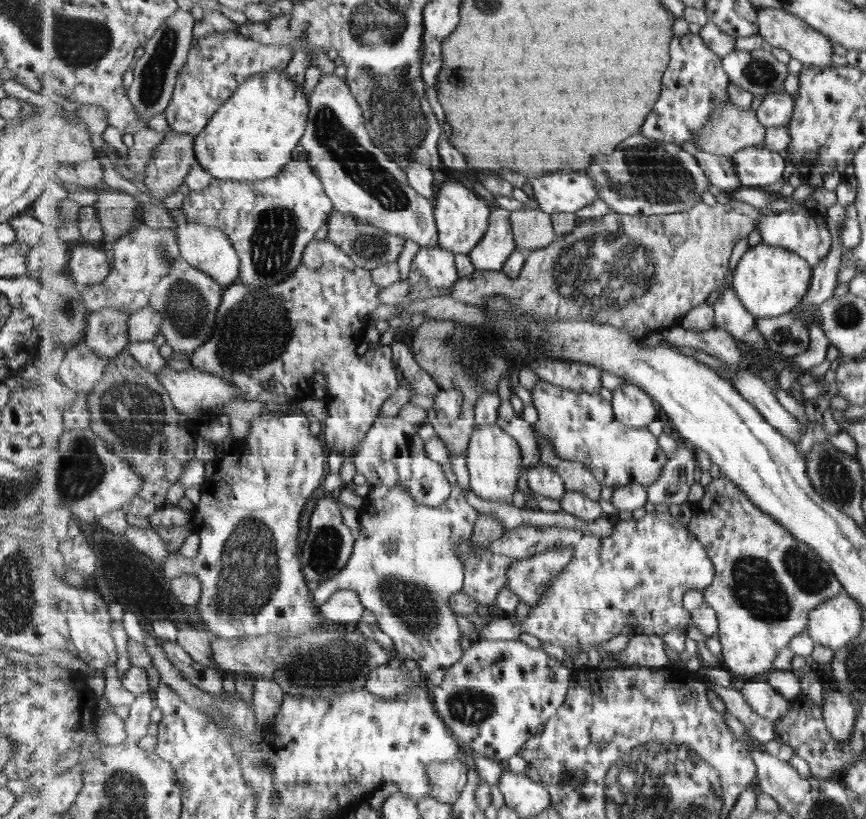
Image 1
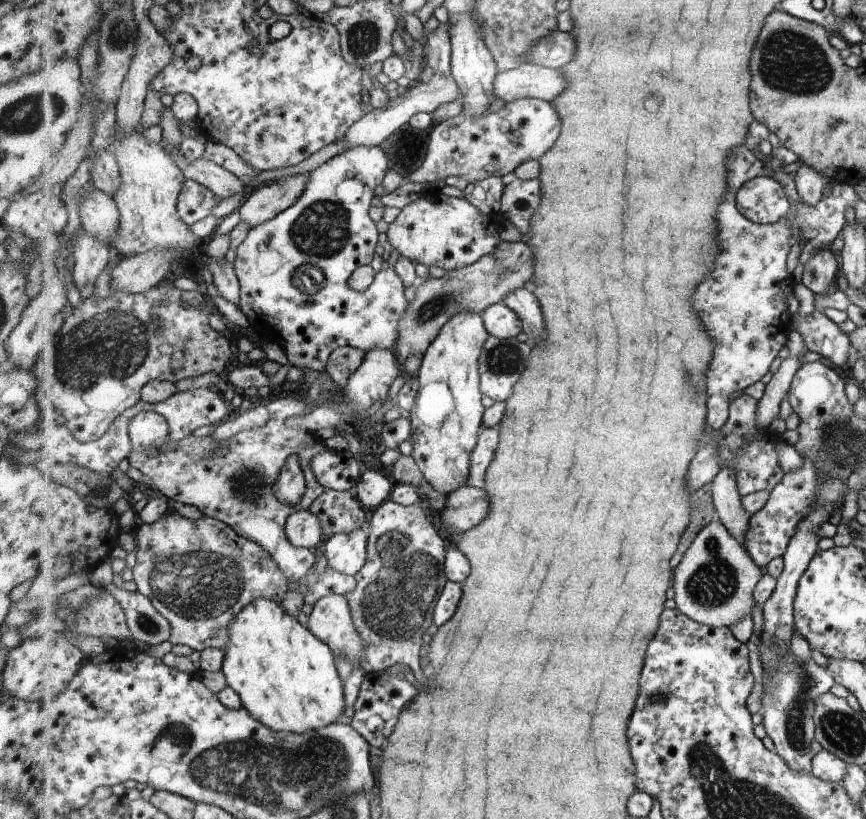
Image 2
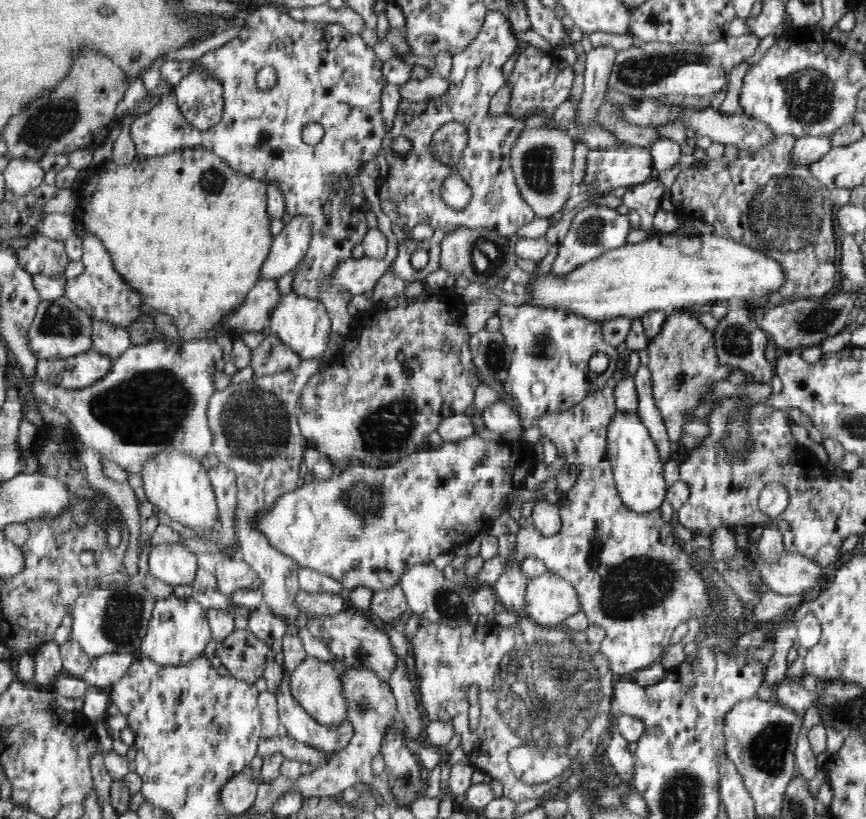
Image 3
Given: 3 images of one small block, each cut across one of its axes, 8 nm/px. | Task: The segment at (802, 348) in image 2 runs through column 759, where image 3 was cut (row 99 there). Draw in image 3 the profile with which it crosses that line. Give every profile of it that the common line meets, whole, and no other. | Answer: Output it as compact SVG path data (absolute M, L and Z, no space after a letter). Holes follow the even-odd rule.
M435 72L423 80L412 80L399 86L400 100L418 102L418 100L437 99L449 91L450 81Z

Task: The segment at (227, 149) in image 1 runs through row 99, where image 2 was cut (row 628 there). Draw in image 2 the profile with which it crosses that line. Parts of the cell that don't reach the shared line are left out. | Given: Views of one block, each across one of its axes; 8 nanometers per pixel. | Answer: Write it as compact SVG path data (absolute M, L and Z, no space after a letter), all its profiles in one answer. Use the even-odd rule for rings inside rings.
M257 598L231 622L229 644L225 651L223 672L228 686L233 687L241 696L247 708L265 726L277 732L307 732L319 730L329 724L339 722L345 710L345 685L338 671L334 650L326 642L319 640L309 628L299 624L297 618L285 612L283 604Z

